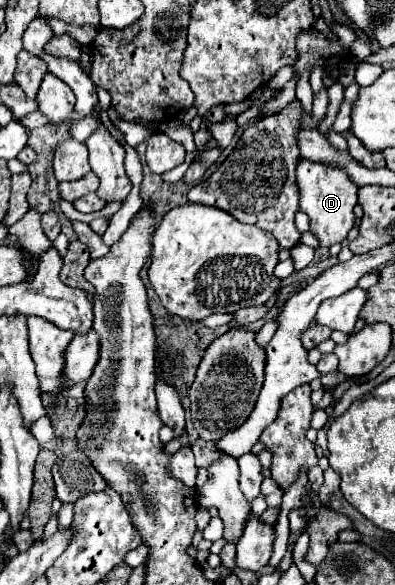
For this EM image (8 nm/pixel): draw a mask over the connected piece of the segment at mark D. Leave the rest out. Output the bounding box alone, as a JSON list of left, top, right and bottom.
[297,158,357,248]

